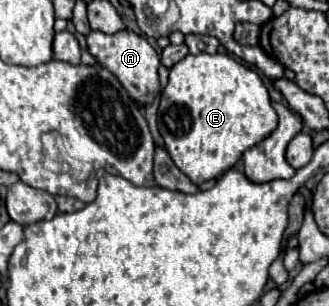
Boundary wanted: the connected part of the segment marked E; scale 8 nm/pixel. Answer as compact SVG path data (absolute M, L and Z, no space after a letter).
M187 54L169 72L169 84L161 94L159 104L159 132L165 140L165 148L171 154L177 168L189 176L191 182L203 184L211 178L219 178L223 172L235 166L241 154L267 138L277 126L277 114L271 108L269 92L257 72L239 64L229 54Z

